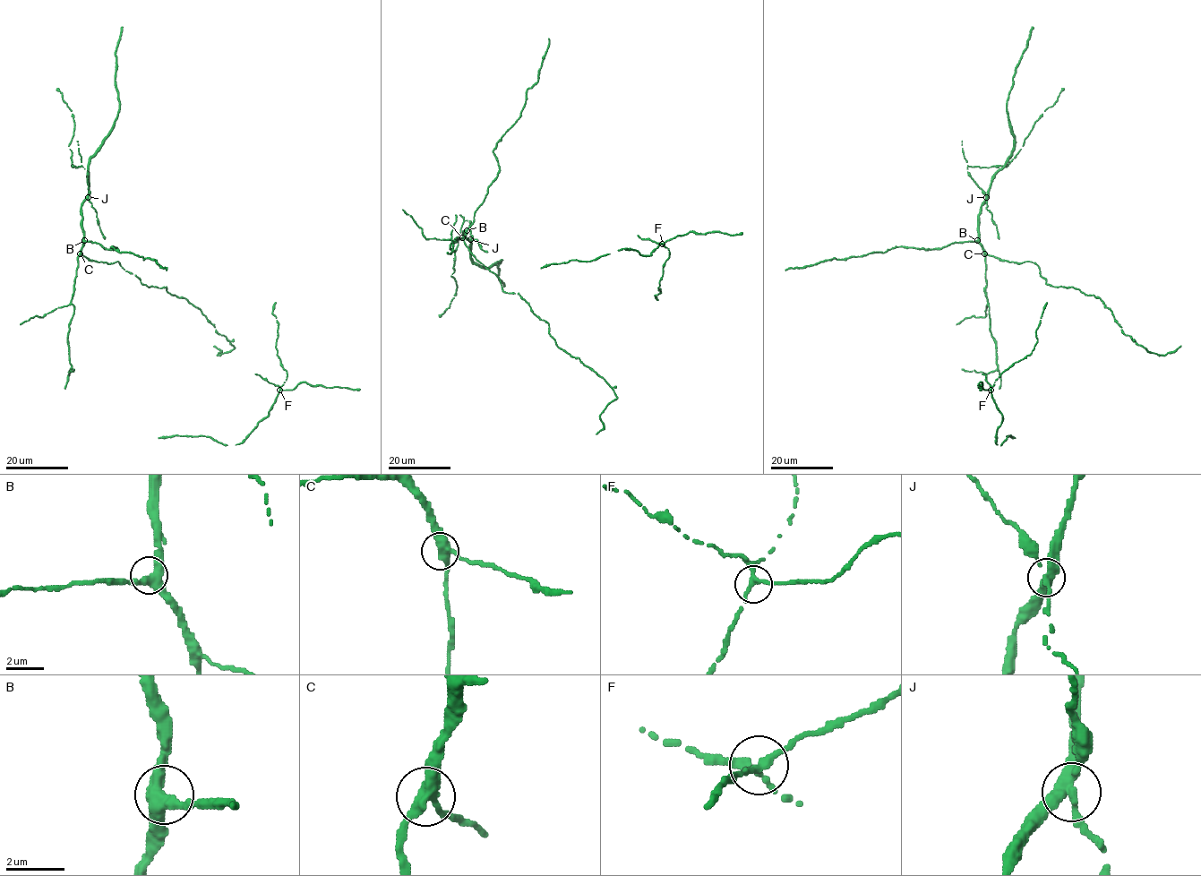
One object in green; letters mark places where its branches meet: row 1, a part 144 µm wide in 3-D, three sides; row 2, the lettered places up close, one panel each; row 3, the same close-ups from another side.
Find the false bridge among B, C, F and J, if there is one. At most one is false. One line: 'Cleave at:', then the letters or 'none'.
Cleave at: none

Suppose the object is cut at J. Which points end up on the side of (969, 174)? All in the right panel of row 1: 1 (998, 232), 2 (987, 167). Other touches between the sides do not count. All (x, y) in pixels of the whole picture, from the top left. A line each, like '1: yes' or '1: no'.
1: yes
2: yes

